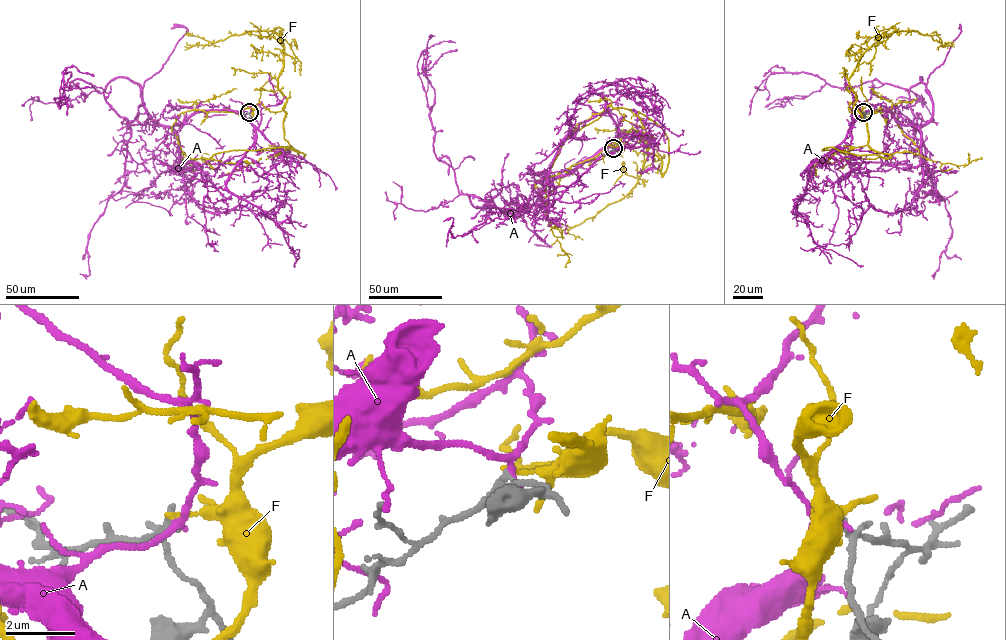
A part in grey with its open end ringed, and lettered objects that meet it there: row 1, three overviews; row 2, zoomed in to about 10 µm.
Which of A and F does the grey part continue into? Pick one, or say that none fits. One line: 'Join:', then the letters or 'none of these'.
Join: none of these

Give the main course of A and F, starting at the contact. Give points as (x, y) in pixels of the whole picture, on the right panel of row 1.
A: (863, 113), (921, 126), (931, 97), (921, 77), (908, 93), (802, 72), (757, 87)
F: (863, 112), (890, 110), (918, 153), (822, 150), (891, 156), (868, 145), (849, 77), (883, 36), (940, 34)

